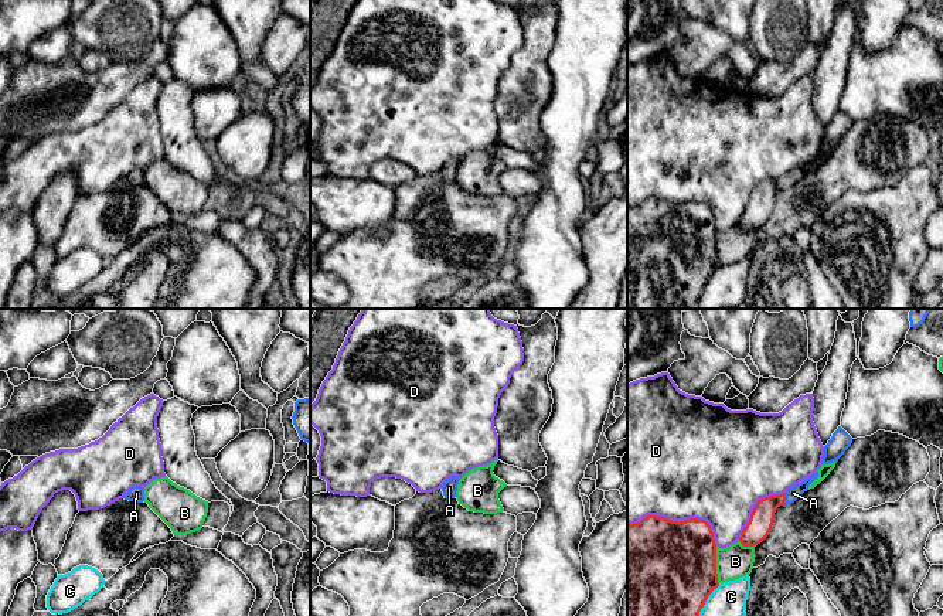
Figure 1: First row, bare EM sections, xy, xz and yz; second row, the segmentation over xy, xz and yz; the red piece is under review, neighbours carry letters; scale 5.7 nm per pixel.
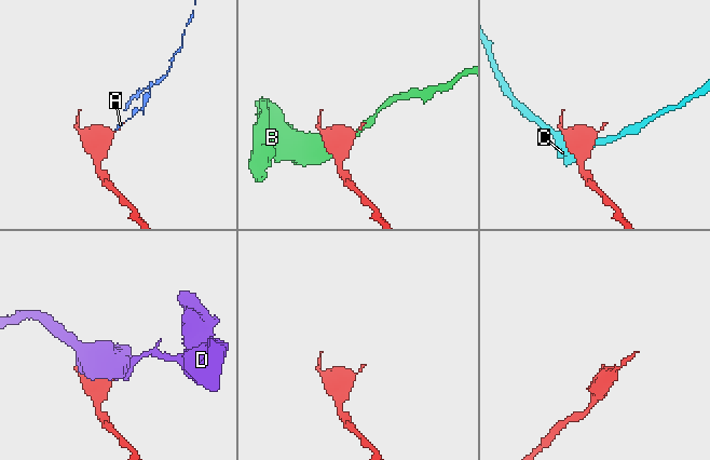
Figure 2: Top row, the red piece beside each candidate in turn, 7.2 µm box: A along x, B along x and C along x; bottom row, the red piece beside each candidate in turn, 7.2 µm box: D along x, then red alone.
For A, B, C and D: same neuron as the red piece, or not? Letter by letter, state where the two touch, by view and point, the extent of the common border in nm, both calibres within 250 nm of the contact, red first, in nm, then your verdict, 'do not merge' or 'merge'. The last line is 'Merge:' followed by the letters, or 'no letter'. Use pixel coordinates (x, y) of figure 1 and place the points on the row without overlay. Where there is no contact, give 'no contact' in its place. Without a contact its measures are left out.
A: yz (785, 181) | 70 nm | 140/80 nm | merge
B: yz (715, 248) | 200 nm | 500/190 nm | do not merge
C: yz (704, 286) | 280 nm | 500/220 nm | do not merge
D: yz (678, 204) | 550 nm | 500/480 nm | do not merge
Merge: A

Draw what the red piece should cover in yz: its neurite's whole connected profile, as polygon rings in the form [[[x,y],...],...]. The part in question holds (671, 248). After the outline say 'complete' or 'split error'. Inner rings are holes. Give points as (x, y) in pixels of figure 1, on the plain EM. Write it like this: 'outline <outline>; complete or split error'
outline [[[647,198],[637,207],[627,205],[627,309],[697,309],[701,292],[718,269],[716,227],[711,208],[705,203],[673,204],[664,200]]]; complete

